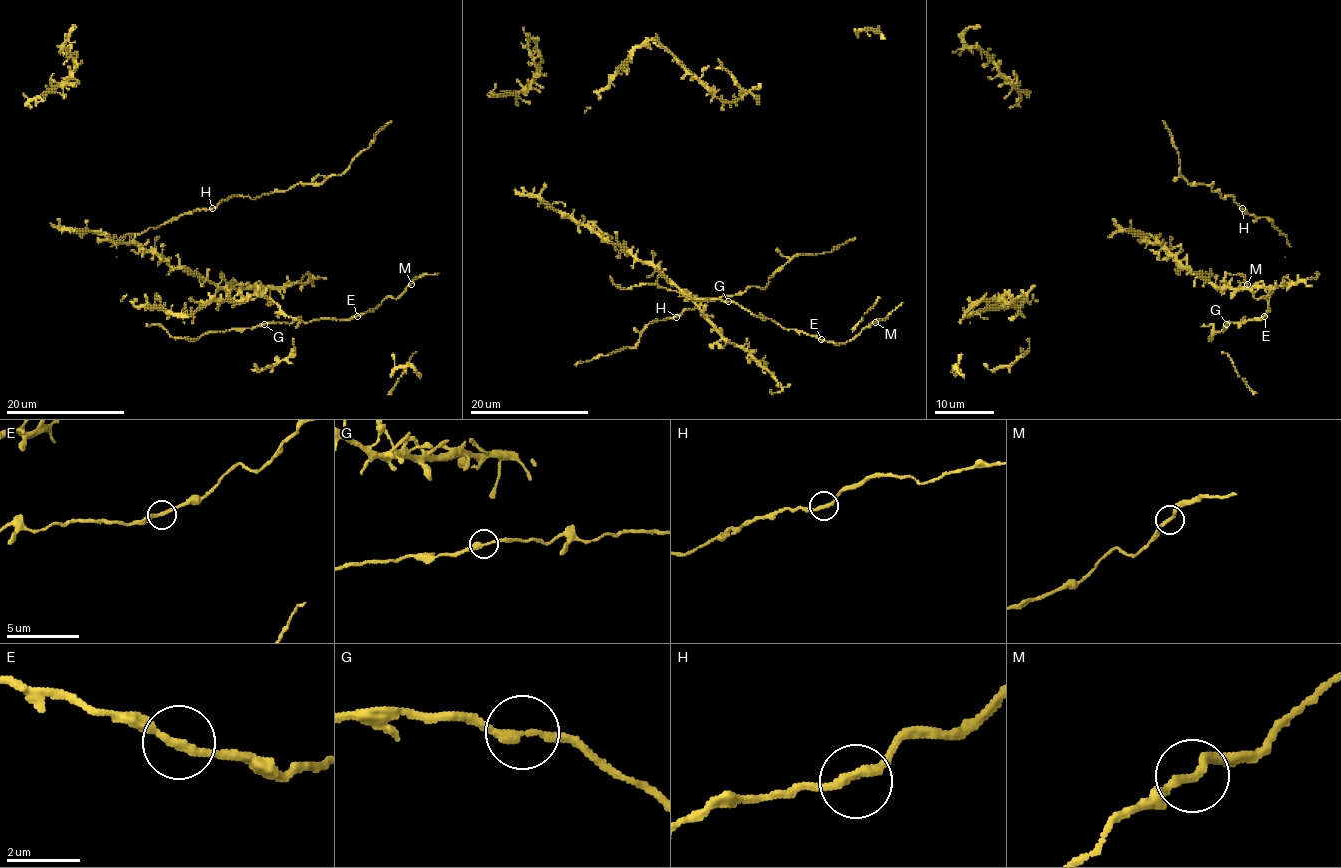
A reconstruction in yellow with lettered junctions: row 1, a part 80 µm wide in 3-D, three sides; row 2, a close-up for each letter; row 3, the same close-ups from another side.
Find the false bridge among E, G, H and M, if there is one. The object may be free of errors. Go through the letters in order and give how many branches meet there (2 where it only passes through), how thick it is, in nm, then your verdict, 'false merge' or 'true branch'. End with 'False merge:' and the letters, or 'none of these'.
E: 2 branches meet; 240 nm thick; true branch
G: 2 branches meet; 260 nm thick; true branch
H: 2 branches meet; 240 nm thick; true branch
M: 2 branches meet; 240 nm thick; false merge
False merge: M

